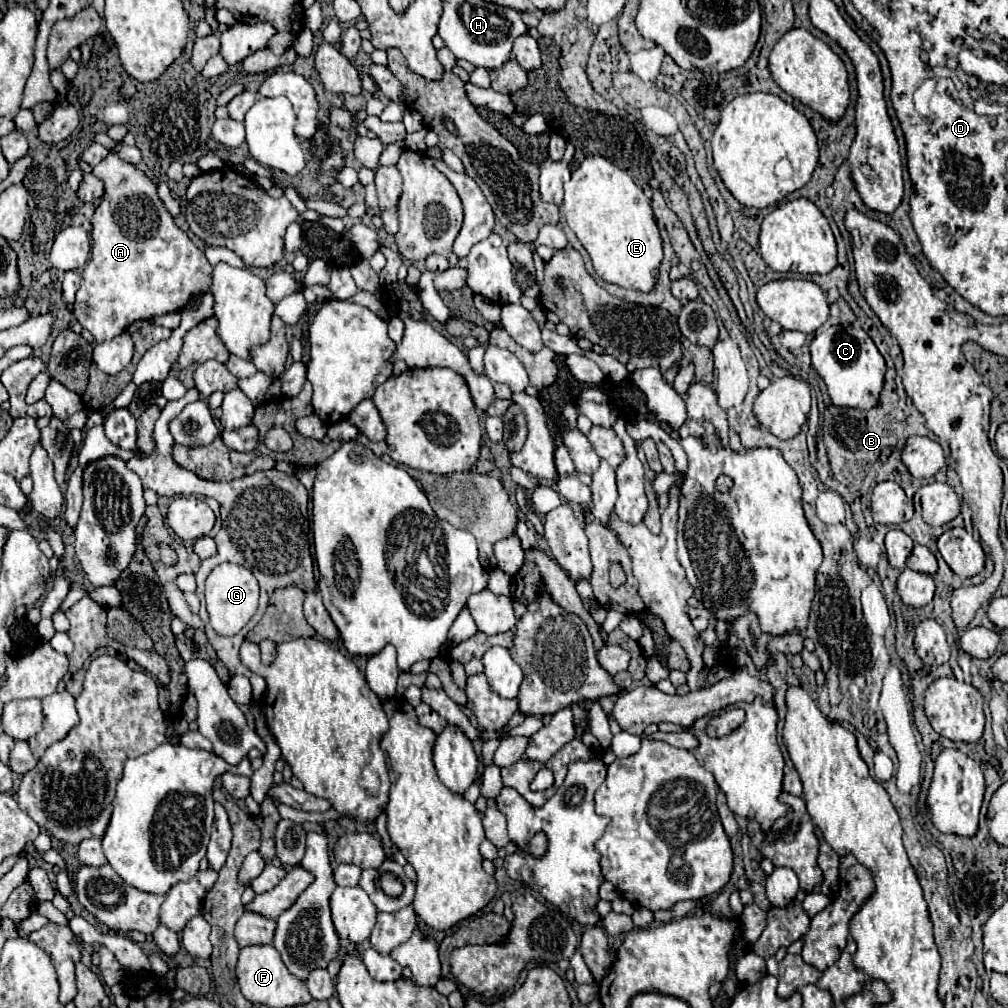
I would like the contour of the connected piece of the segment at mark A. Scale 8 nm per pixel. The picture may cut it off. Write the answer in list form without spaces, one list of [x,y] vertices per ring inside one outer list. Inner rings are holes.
[[[108,154],[92,170],[104,182],[106,198],[92,216],[92,258],[82,272],[82,286],[76,294],[74,316],[96,342],[108,342],[128,330],[138,320],[150,320],[168,312],[182,310],[194,294],[210,290],[212,266],[204,252],[190,242],[190,238],[174,224],[170,212],[164,208],[156,194],[156,184],[146,178],[138,168]]]

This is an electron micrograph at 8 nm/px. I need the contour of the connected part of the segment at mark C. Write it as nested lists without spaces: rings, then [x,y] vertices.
[[[836,324],[816,332],[810,344],[810,354],[812,354],[812,368],[826,382],[832,404],[860,410],[870,410],[878,404],[878,396],[884,386],[886,364],[872,338],[860,326]]]

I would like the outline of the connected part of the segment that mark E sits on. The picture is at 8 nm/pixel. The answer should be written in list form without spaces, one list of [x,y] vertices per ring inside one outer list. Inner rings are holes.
[[[586,156],[580,162],[580,166],[572,172],[572,178],[564,186],[564,190],[566,190],[564,202],[562,202],[564,218],[568,226],[572,228],[572,232],[578,236],[580,244],[590,254],[596,274],[604,282],[610,282],[622,288],[634,288],[640,292],[652,290],[652,286],[656,286],[656,274],[658,274],[664,250],[662,250],[662,238],[660,238],[654,214],[652,214],[652,206],[644,190],[638,188],[624,170],[620,170],[618,166],[614,166],[602,156]]]

